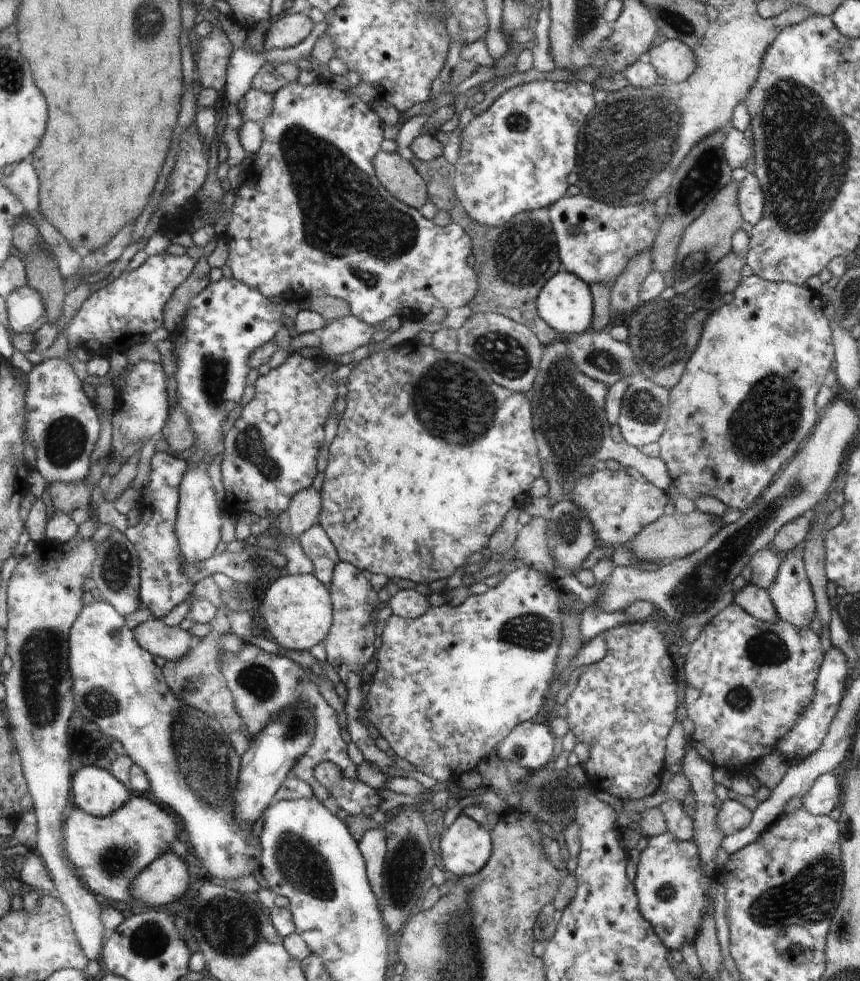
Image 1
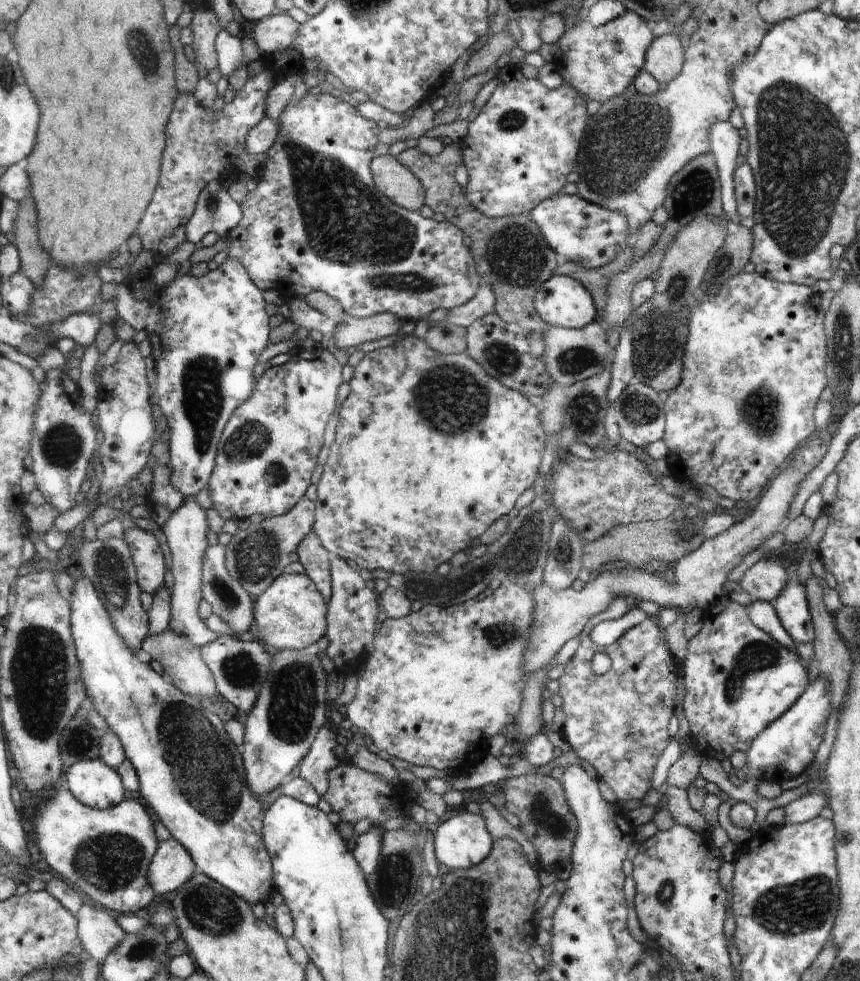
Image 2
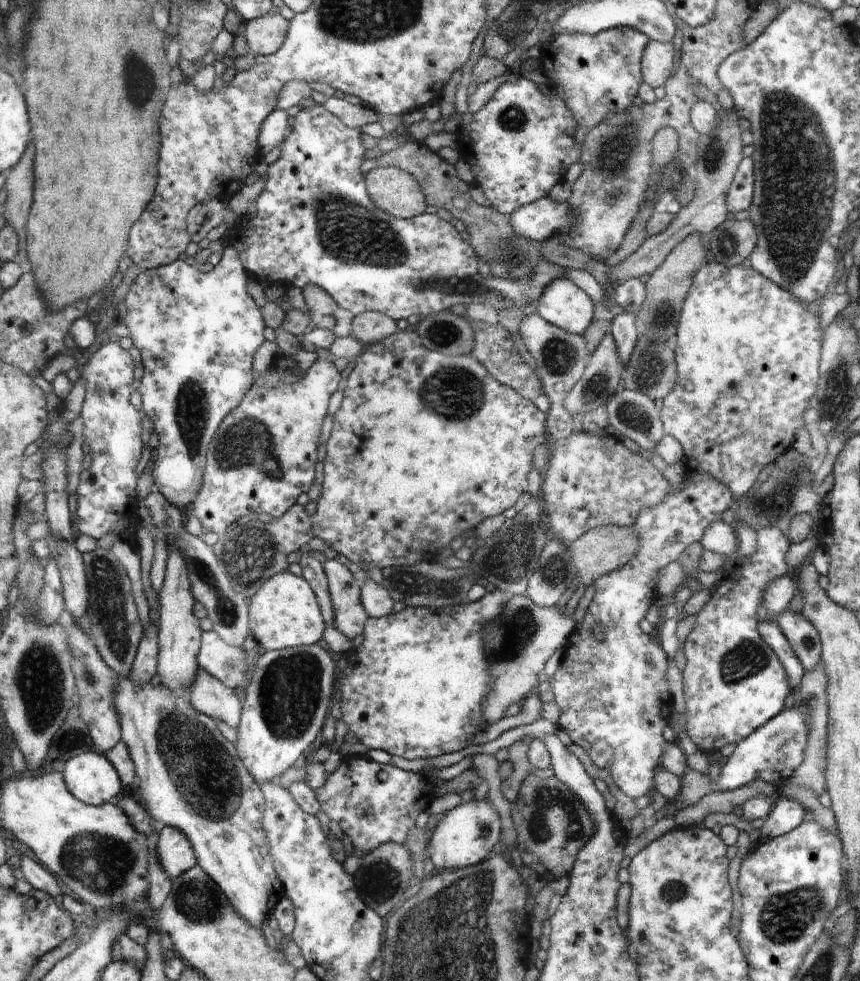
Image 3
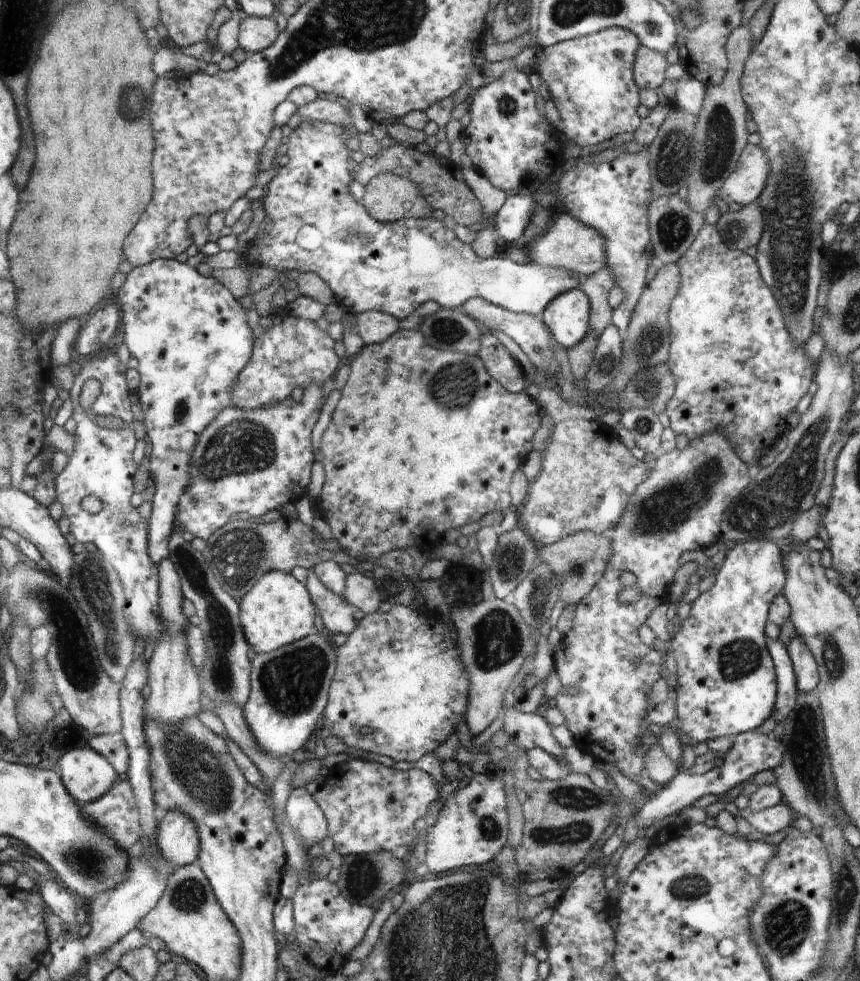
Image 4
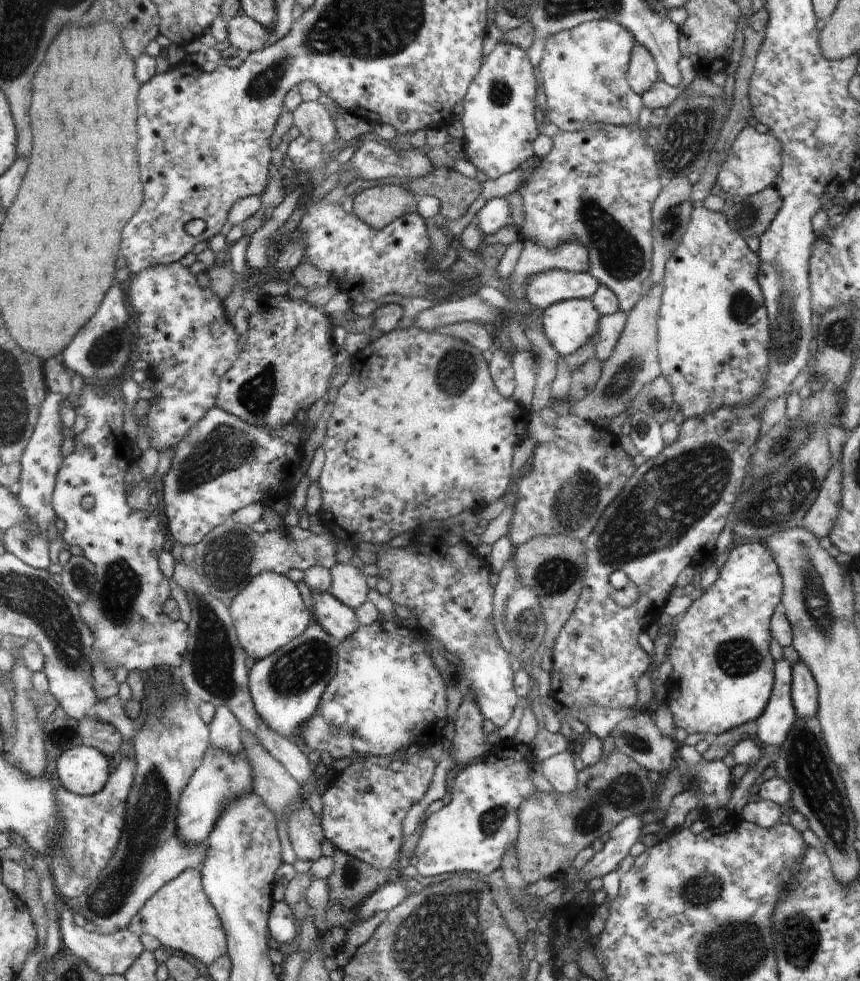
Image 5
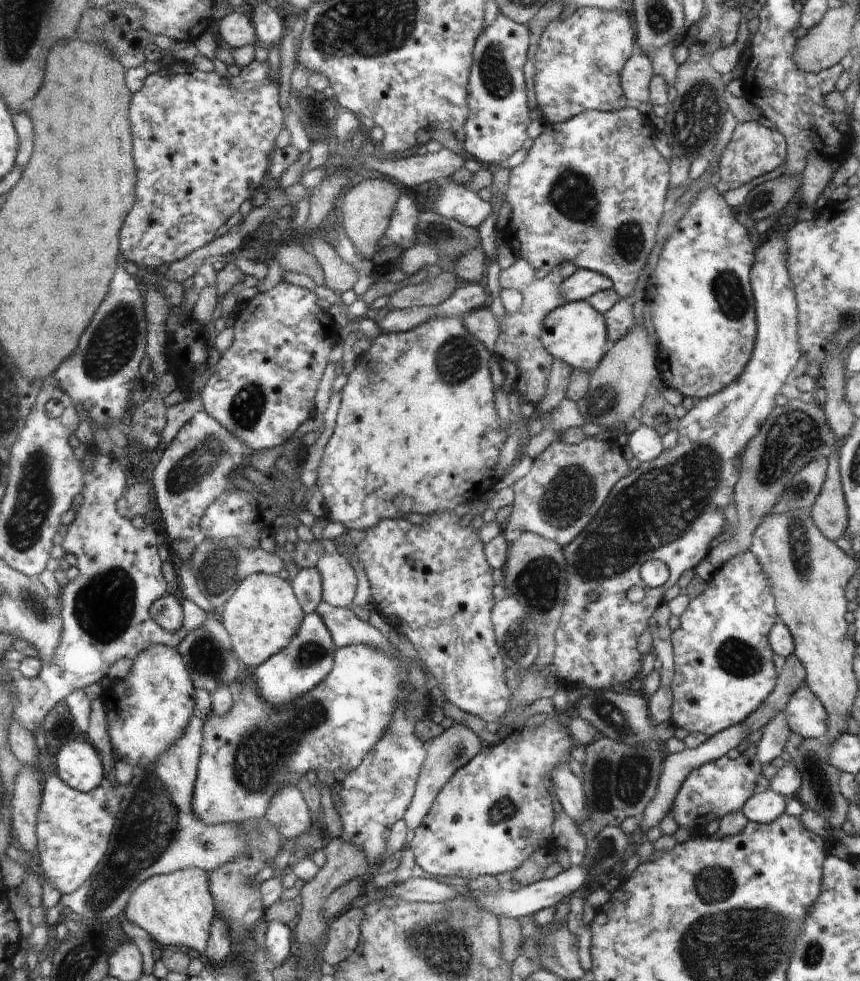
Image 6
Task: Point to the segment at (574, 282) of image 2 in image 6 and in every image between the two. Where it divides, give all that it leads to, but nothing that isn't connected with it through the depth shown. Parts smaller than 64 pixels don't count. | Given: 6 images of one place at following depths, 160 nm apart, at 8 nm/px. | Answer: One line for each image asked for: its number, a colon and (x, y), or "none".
3: (563, 304)
4: (567, 317)
5: (568, 324)
6: (576, 332)

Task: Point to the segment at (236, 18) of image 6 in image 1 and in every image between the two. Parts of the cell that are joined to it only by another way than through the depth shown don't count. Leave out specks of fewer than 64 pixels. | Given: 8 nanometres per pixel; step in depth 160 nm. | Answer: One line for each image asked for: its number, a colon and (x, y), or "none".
1: (288, 31)
2: (275, 34)
3: (265, 35)
4: (255, 33)
5: (249, 36)

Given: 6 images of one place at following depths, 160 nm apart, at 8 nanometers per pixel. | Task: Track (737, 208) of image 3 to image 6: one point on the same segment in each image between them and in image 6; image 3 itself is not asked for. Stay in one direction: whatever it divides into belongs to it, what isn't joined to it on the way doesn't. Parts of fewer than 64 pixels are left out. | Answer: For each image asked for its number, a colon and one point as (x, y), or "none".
4: (745, 185)
5: (753, 163)
6: (753, 150)

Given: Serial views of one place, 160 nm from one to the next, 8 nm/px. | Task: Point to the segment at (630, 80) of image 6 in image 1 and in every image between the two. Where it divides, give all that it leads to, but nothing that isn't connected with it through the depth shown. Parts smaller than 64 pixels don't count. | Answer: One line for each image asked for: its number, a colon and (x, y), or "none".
1: (673, 60)
2: (664, 60)
3: (657, 60)
4: (650, 65)
5: (642, 74)

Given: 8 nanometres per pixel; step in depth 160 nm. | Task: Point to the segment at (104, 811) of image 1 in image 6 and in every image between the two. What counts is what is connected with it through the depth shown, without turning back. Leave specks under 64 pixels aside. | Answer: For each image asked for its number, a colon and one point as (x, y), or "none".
2: (96, 784)
3: (91, 777)
4: (88, 775)
5: (84, 771)
6: (78, 764)

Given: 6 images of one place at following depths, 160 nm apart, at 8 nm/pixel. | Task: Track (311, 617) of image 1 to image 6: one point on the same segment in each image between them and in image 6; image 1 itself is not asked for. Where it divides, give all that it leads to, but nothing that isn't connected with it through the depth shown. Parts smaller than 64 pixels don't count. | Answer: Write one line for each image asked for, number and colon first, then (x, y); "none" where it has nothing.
2: (291, 614)
3: (284, 613)
4: (278, 611)
5: (269, 613)
6: (262, 617)

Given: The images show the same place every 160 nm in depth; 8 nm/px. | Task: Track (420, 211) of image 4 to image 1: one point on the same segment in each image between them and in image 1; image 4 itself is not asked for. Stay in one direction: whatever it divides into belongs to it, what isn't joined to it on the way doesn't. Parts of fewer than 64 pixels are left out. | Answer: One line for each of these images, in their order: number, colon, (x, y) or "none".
1: (398, 175)
2: (395, 181)
3: (395, 191)

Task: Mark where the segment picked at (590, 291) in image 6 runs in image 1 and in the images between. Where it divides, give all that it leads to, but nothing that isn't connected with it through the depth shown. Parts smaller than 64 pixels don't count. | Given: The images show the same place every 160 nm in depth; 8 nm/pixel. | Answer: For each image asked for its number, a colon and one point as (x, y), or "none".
1: (385, 259)
2: (316, 221)
3: (315, 223)
4: (317, 225)
5: (545, 289)

